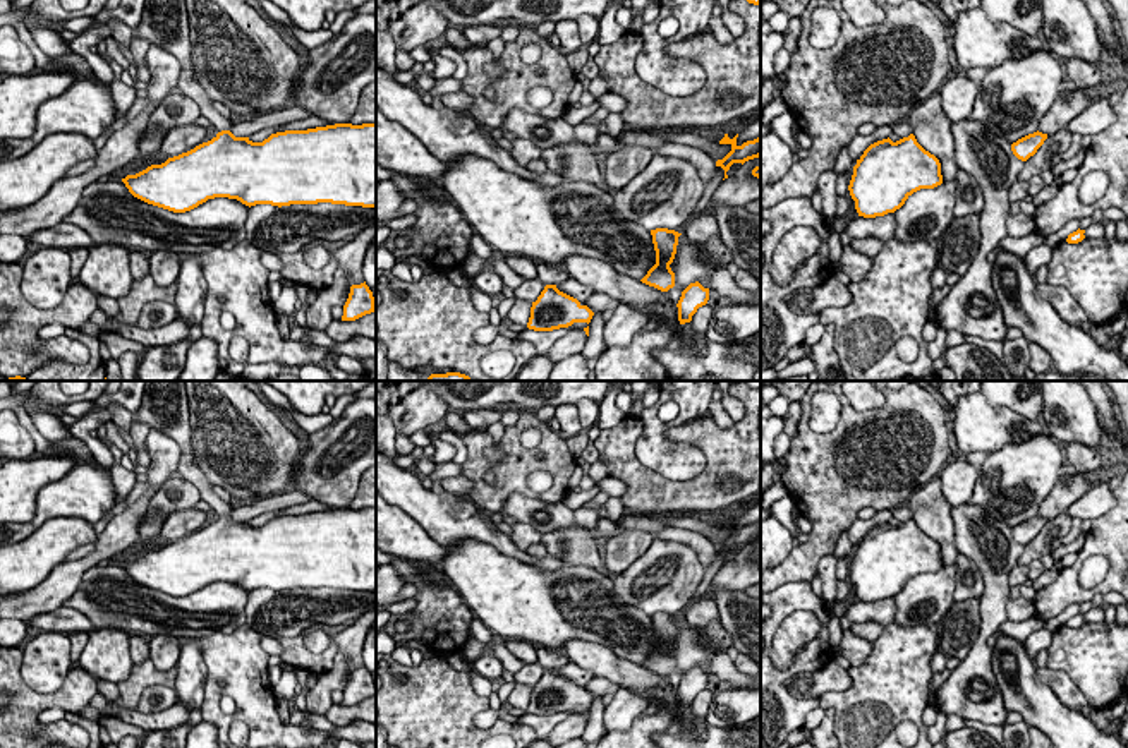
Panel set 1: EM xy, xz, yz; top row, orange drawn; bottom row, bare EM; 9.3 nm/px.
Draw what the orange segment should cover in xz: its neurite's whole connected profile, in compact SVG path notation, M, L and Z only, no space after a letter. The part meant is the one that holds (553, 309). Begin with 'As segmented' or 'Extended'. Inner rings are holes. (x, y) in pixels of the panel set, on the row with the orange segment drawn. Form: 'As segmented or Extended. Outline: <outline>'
As segmented. Outline: M546 285L531 307L529 329L553 331L573 323L591 323L594 312L577 299L560 292L556 285Z

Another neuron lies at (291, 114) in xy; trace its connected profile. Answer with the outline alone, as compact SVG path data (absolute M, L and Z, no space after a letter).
M290 105L287 108L275 110L275 112L263 113L263 115L247 118L244 122L239 122L239 124L230 127L230 132L235 137L249 137L261 129L278 127L278 125L283 125L283 124L290 124L290 122L295 122L295 120L304 120L304 118L309 118L309 117L312 117L312 113L309 110L304 110L297 105Z

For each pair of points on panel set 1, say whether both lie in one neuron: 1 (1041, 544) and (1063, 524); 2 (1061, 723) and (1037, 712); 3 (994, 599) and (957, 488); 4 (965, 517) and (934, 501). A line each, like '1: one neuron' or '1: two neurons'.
1: one neuron
2: one neuron
3: two neurons
4: two neurons

